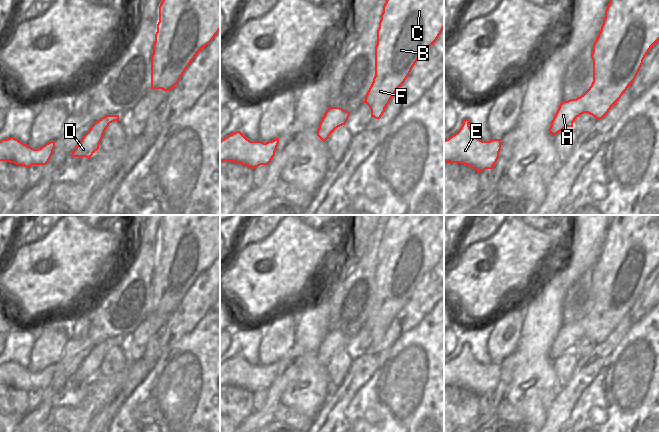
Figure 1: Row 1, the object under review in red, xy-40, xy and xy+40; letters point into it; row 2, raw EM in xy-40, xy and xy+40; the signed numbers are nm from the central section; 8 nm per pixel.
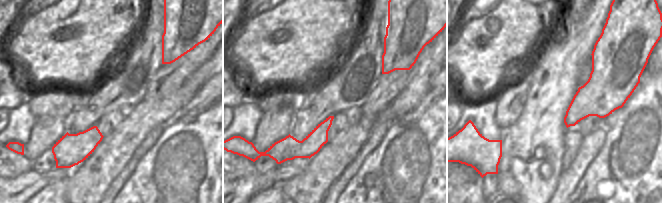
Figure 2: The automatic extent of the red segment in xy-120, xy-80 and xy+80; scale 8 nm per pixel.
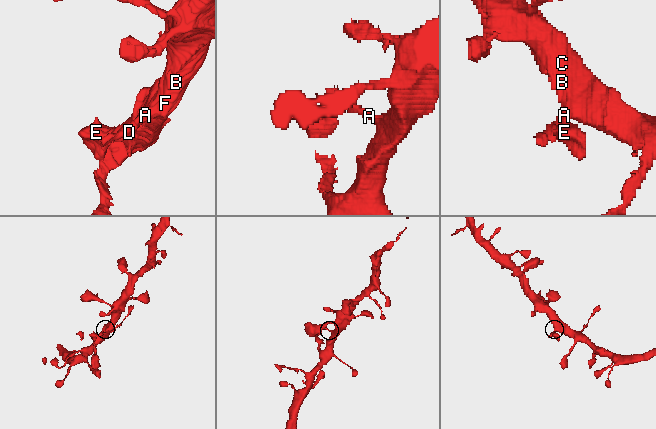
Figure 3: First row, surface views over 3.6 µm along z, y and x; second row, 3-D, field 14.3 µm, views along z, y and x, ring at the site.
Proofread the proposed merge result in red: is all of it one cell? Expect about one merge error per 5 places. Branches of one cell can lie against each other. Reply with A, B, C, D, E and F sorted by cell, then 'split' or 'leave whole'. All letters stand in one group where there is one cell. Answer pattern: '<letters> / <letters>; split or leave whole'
A B C D E F; leave whole

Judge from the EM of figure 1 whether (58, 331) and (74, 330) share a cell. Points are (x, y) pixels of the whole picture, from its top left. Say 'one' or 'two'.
two

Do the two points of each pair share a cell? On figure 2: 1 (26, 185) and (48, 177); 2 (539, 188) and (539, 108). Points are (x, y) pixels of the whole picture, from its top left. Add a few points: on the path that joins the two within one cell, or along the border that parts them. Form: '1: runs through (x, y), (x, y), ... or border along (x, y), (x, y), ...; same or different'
1: runs through (31, 182), (43, 180); same
2: runs through (547, 168), (551, 162), (541, 128); same

